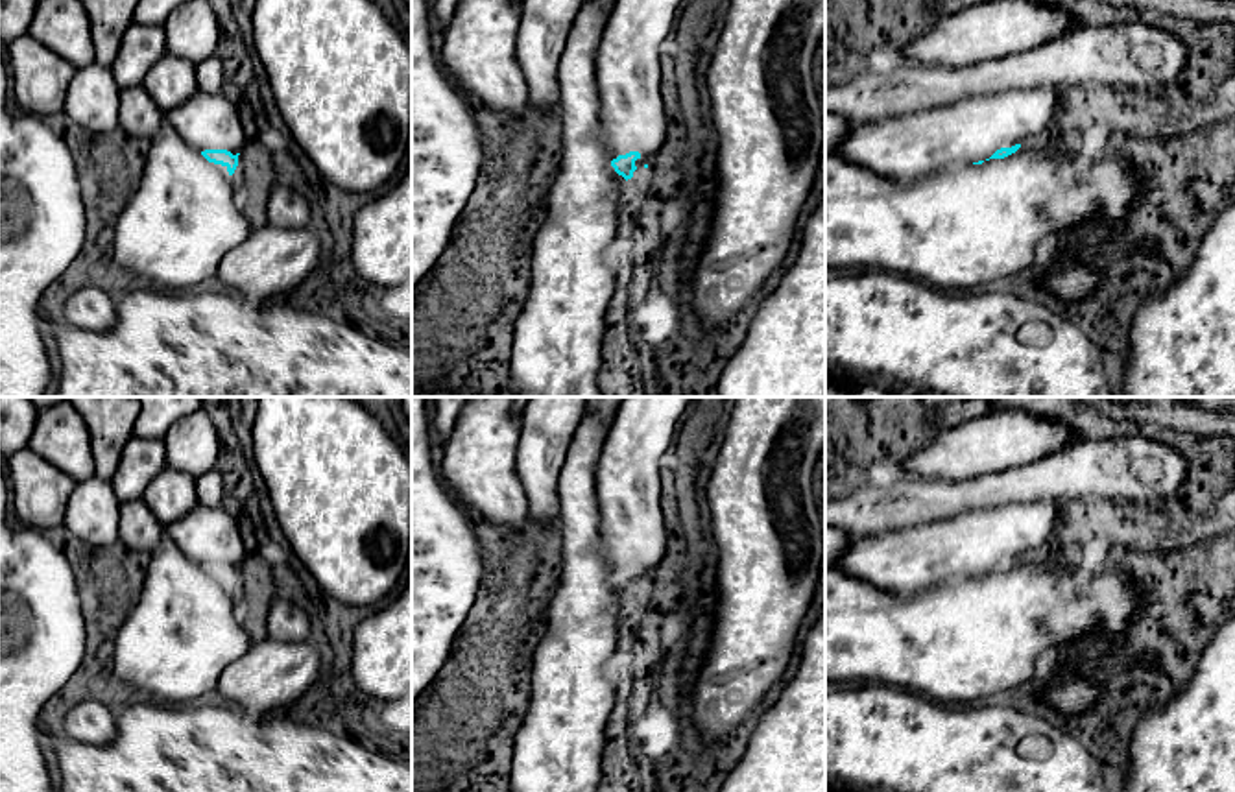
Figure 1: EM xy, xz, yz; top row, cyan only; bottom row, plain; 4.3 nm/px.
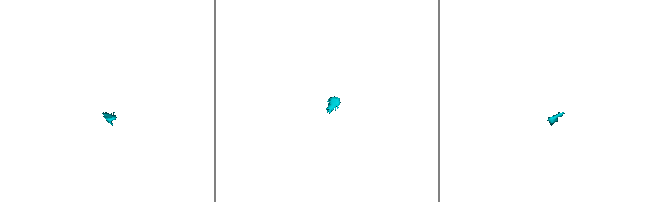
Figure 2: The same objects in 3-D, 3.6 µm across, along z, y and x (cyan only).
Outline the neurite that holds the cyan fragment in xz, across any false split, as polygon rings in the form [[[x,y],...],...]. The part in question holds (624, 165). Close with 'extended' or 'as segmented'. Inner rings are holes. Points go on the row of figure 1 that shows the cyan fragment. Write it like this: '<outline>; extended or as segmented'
[[[615,0],[596,50],[600,124],[611,166],[626,181],[646,172],[666,138],[659,48],[687,0]]]; extended

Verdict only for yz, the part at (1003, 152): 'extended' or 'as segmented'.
extended

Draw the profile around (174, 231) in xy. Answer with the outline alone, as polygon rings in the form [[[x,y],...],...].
[[[164,124],[150,140],[138,186],[116,218],[114,262],[138,282],[168,292],[212,286],[223,257],[253,231],[233,201],[231,185],[225,166],[209,162]]]

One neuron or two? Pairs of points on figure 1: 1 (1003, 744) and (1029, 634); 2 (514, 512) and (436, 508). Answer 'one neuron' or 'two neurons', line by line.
1: two neurons
2: two neurons

